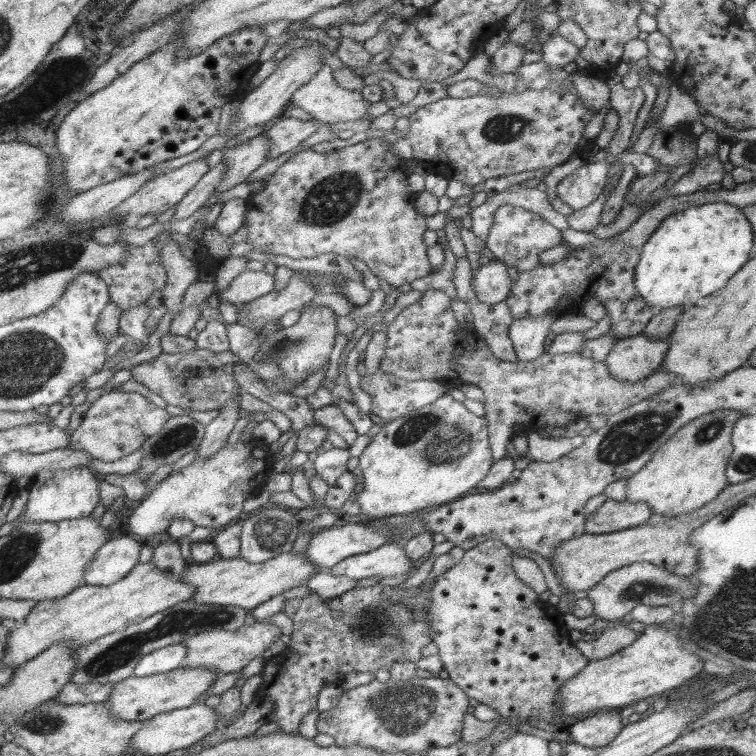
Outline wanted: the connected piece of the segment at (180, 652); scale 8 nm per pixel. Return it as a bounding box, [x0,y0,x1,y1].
[136,644,186,677]

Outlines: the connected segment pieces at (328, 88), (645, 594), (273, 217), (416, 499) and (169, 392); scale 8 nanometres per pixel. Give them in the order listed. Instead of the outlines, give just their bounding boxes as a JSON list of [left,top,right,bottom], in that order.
[[289,65,370,125],[587,562,696,620],[242,138,433,288],[353,393,493,518],[132,347,242,410]]

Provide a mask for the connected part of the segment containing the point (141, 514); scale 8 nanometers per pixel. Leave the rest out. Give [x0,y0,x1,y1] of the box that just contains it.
[126,438,276,541]

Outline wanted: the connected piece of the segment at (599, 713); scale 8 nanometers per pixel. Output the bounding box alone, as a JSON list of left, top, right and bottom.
[567,708,625,748]

